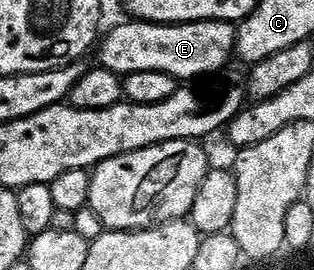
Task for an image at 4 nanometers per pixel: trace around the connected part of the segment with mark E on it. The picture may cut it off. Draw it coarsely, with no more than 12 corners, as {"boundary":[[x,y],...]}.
{"boundary":[[129,19],[99,45],[99,67],[180,82],[233,59],[226,22]]}

